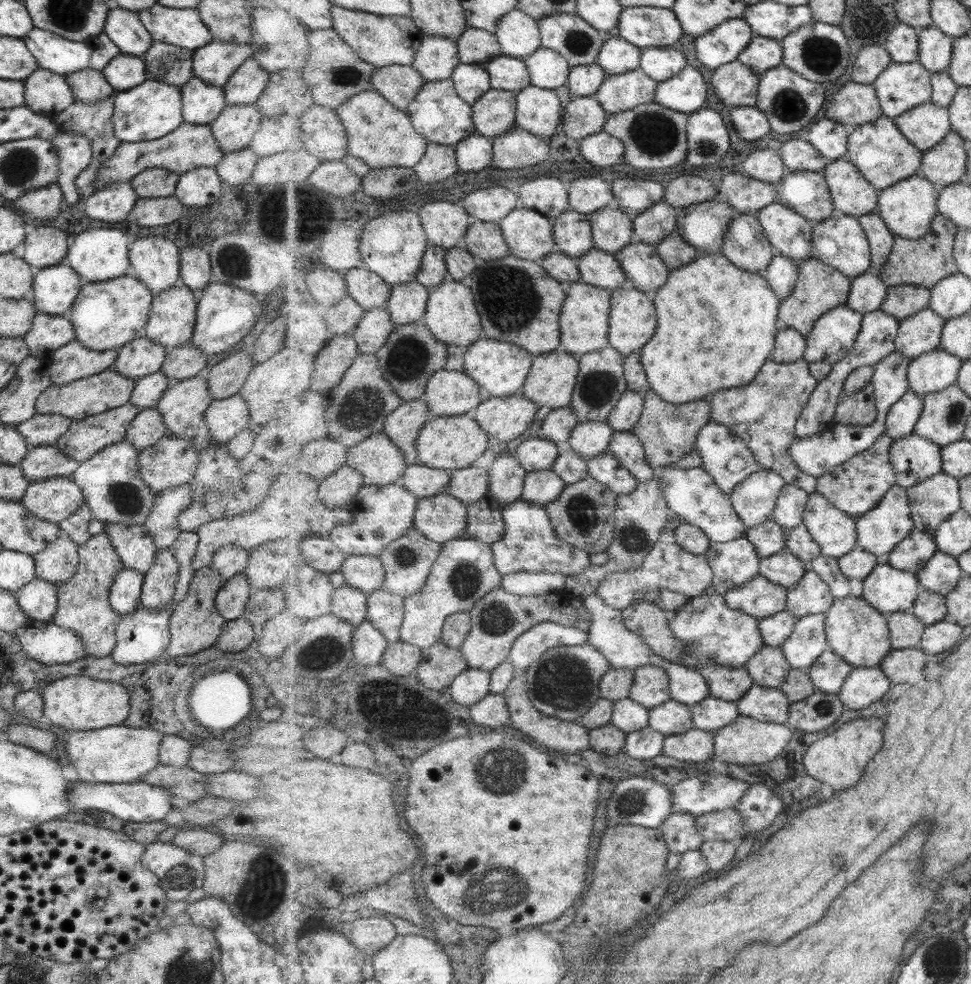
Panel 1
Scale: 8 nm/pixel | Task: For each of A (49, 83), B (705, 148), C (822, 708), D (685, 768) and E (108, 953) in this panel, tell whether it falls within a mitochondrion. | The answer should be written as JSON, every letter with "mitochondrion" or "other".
{"A":"other","B":"mitochondrion","C":"mitochondrion","D":"other","E":"other"}

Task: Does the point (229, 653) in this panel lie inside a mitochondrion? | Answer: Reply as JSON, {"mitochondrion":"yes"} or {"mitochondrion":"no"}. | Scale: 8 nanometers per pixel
{"mitochondrion":"no"}

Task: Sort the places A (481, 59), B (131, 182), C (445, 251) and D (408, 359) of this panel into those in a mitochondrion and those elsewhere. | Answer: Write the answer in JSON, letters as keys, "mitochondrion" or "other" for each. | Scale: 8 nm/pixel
{"A":"other","B":"other","C":"other","D":"mitochondrion"}

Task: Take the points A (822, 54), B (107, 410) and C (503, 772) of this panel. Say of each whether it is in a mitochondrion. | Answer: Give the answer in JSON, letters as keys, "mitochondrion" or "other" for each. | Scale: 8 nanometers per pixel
{"A":"mitochondrion","B":"other","C":"mitochondrion"}

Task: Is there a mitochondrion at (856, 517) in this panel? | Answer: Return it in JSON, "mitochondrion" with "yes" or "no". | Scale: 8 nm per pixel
{"mitochondrion":"no"}

